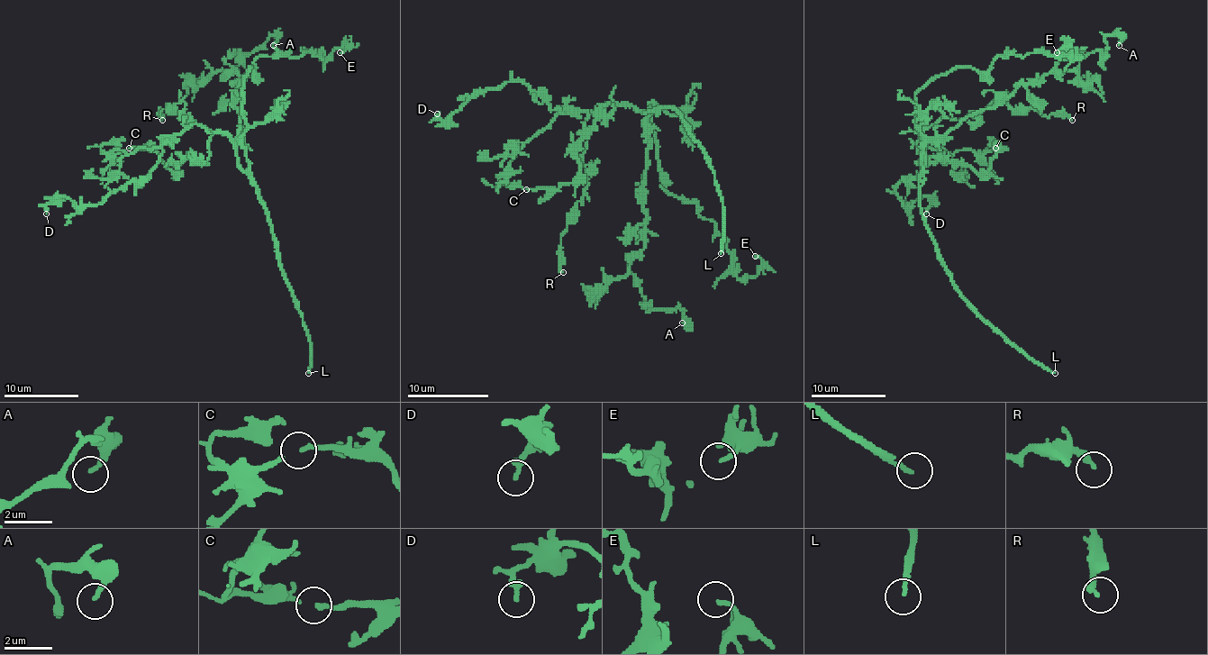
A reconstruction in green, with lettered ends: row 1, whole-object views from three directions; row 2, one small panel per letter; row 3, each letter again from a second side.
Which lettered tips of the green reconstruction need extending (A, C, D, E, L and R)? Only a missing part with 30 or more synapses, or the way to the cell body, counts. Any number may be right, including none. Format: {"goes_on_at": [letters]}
{"goes_on_at": ["L"]}

